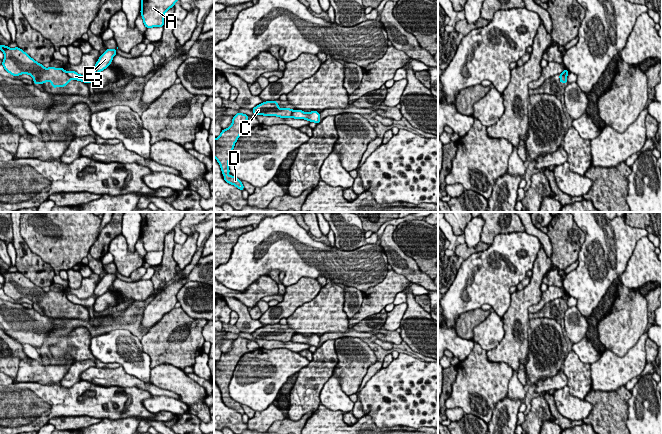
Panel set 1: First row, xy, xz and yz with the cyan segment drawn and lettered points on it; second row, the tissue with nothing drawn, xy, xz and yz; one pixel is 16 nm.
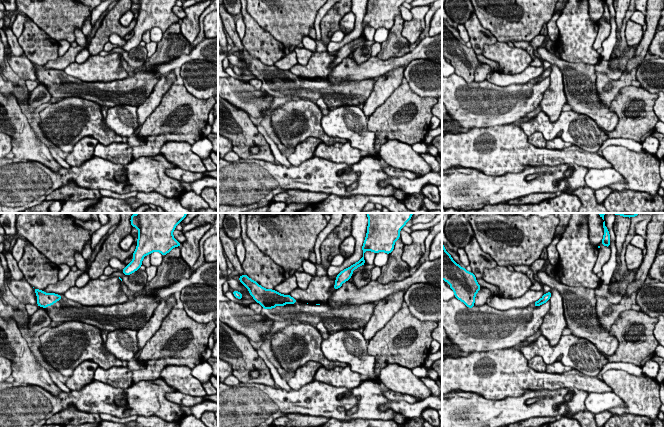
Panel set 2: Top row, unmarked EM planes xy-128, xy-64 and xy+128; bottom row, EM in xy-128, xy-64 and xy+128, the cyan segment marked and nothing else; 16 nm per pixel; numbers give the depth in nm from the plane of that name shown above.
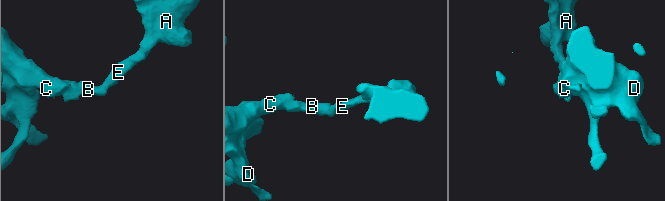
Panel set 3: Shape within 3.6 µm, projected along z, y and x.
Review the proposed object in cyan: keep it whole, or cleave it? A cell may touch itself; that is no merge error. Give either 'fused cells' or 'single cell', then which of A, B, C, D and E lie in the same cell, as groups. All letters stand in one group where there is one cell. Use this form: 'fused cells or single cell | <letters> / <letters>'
fused cells | A B E / C D

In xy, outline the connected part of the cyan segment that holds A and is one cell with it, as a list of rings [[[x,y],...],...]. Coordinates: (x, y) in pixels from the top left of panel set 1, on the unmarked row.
[[[140,212],[141,240],[146,252],[164,250],[164,239],[178,226],[186,212]]]

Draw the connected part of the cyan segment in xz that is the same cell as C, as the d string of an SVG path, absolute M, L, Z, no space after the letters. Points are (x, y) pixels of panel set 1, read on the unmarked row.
M277 324L263 326L252 333L252 336L256 339L277 340L281 342L291 341L293 335L290 332L281 333L277 328Z

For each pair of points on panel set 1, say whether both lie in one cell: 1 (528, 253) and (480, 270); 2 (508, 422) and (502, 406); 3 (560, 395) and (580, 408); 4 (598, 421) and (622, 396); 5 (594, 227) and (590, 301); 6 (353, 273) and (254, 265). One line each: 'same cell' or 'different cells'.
1: same cell
2: same cell
3: same cell
4: same cell
5: same cell
6: same cell

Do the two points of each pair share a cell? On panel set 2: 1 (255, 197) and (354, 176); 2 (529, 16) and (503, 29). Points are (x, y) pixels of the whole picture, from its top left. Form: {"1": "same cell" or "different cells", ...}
{"1": "same cell", "2": "same cell"}

